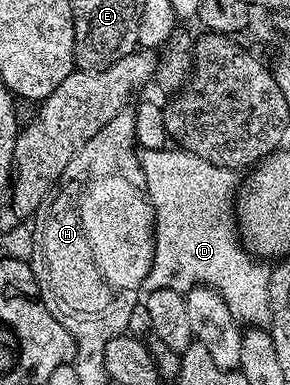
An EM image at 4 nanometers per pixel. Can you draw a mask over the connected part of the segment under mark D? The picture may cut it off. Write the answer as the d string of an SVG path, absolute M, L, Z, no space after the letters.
M166 146L161 149L142 149L139 165L145 174L147 196L155 215L155 249L149 274L143 283L147 292L153 290L177 290L186 293L191 288L212 288L221 294L225 306L240 325L266 329L271 322L269 282L271 268L262 259L251 255L239 238L237 227L237 193L241 188L236 169L213 166L197 154L189 154L184 148Z

